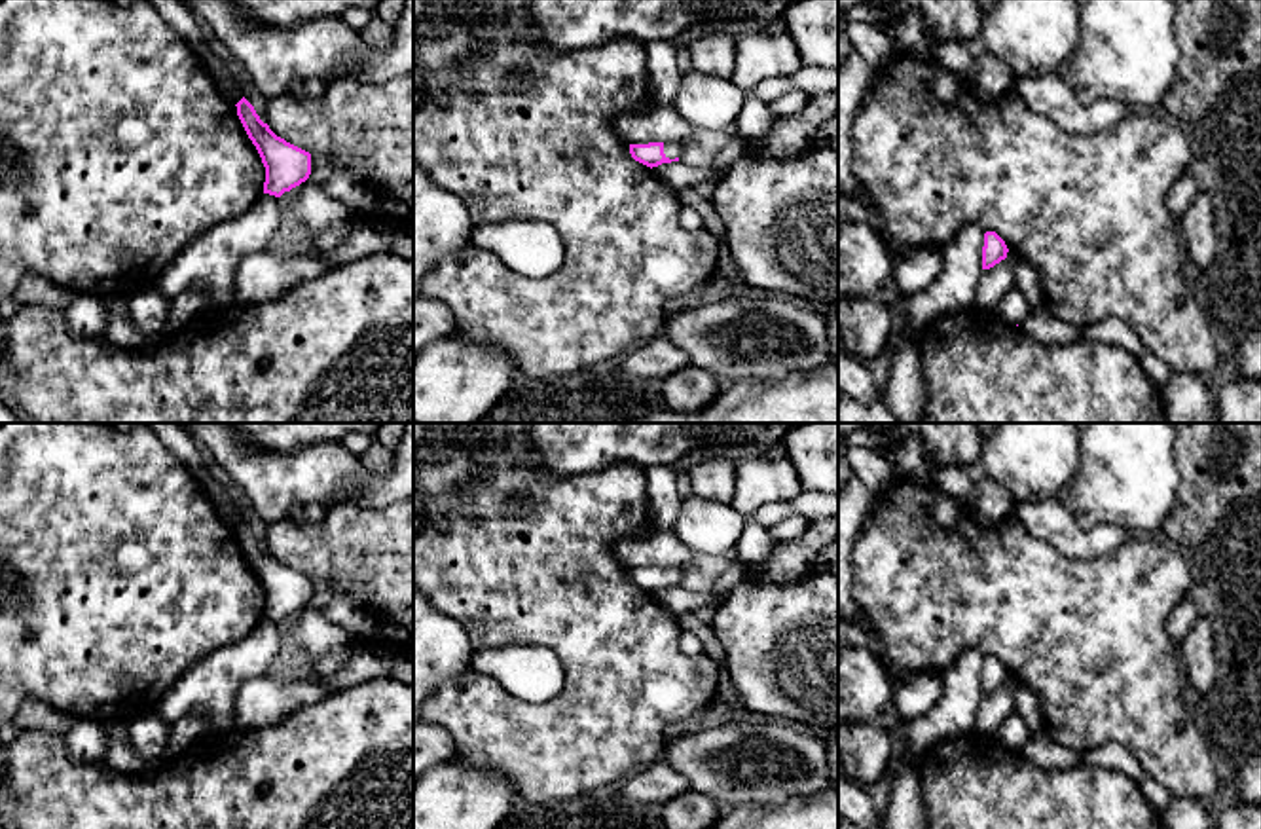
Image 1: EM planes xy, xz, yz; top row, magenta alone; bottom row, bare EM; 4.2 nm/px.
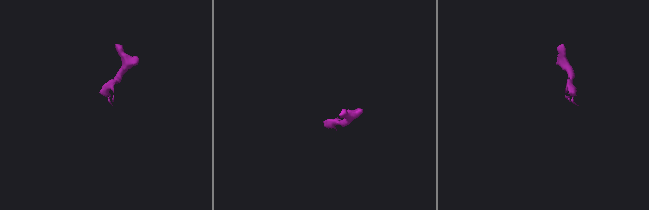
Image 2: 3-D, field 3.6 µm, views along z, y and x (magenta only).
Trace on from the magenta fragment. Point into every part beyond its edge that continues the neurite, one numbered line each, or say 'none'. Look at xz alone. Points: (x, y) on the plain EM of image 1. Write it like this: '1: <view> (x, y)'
1: xz (672, 575)

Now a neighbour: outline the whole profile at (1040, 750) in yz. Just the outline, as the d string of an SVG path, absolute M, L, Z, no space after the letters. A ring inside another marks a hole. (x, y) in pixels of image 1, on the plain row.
M1033 730L1030 740L1018 749L1030 763L1045 768L1073 768L1079 766L1081 753L1068 749L1049 738L1045 730Z

